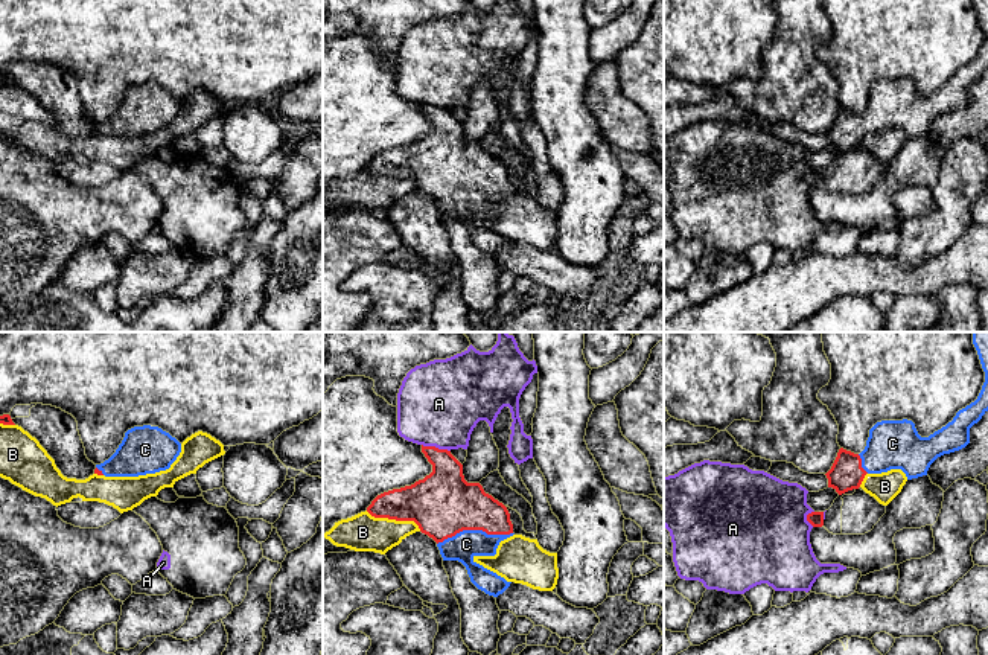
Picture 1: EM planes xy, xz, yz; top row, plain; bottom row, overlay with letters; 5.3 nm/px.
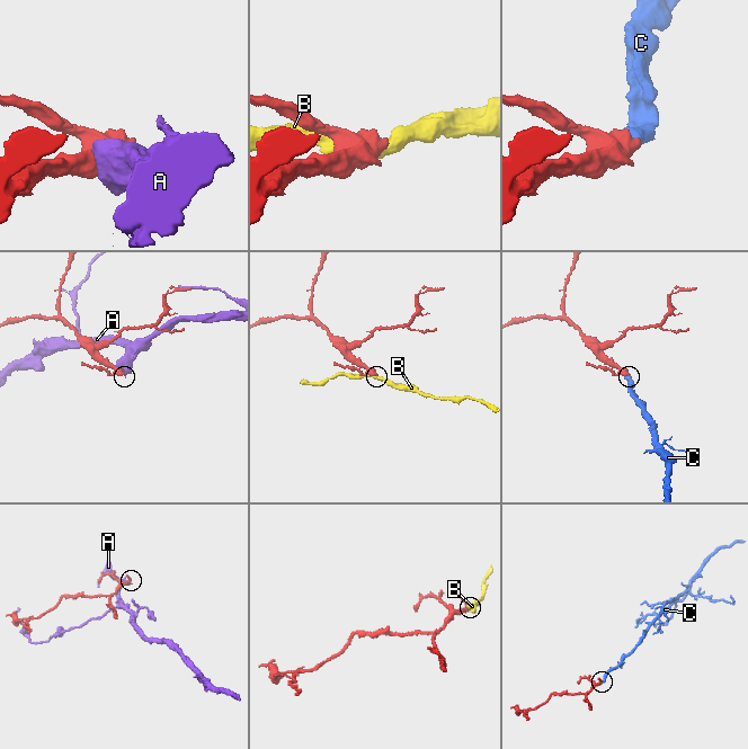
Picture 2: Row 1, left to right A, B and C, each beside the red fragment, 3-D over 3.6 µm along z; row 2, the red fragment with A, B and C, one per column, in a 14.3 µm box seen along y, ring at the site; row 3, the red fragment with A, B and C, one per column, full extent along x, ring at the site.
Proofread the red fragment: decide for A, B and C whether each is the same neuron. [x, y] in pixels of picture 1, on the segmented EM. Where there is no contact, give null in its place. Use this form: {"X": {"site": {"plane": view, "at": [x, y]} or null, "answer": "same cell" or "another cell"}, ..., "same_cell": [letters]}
{"A": {"site": {"plane": "xz", "at": [434, 447]}, "answer": "another cell"}, "B": {"site": {"plane": "xz", "at": [395, 518]}, "answer": "another cell"}, "C": {"site": {"plane": "xz", "at": [474, 529]}, "answer": "same cell"}, "same_cell": ["C"]}

